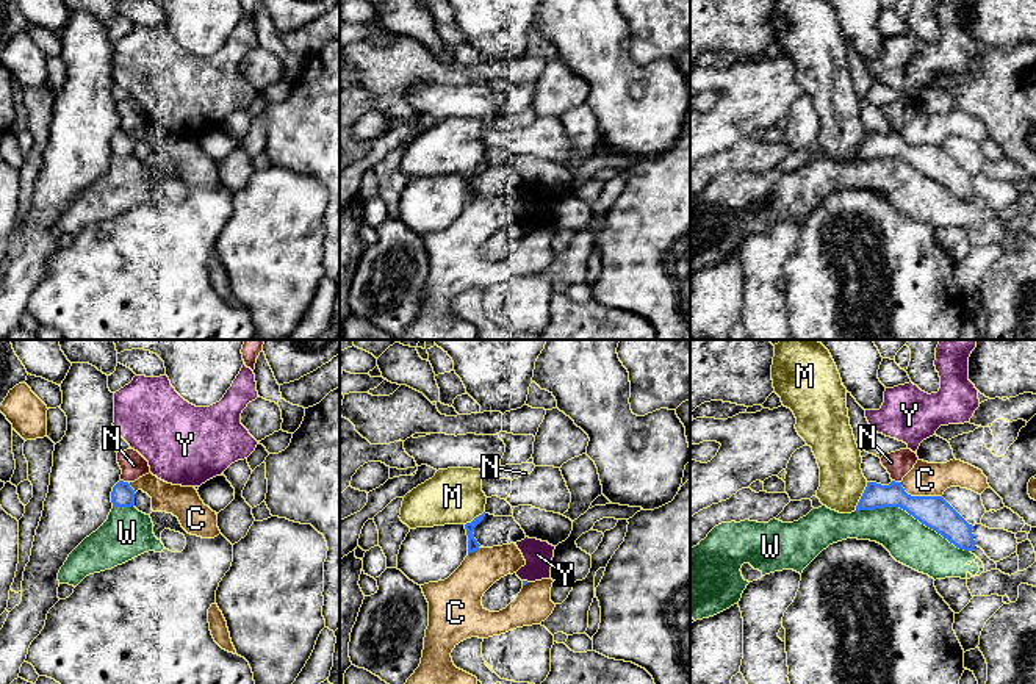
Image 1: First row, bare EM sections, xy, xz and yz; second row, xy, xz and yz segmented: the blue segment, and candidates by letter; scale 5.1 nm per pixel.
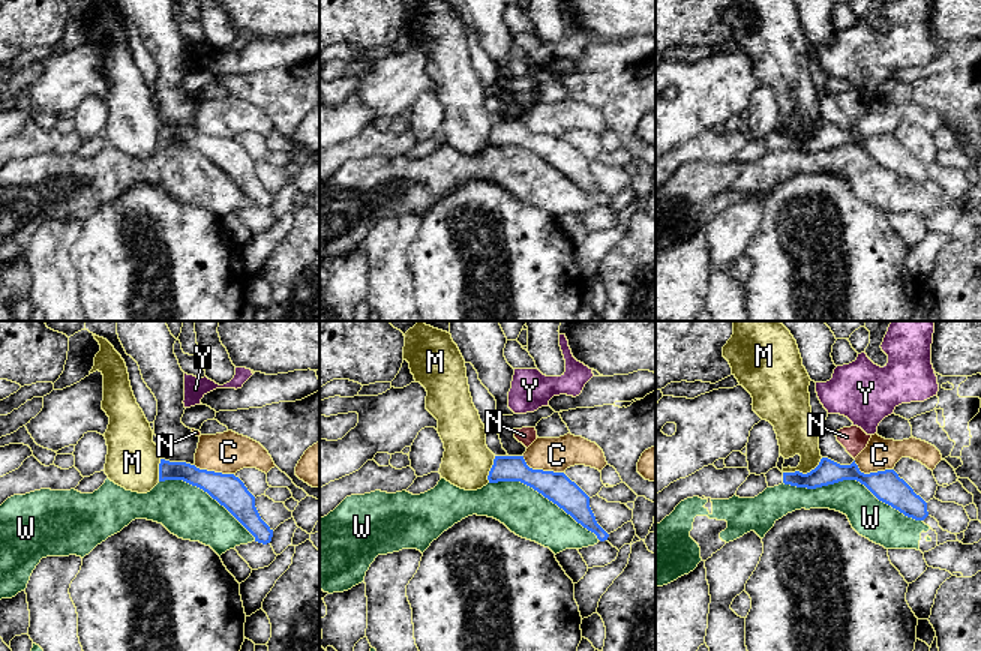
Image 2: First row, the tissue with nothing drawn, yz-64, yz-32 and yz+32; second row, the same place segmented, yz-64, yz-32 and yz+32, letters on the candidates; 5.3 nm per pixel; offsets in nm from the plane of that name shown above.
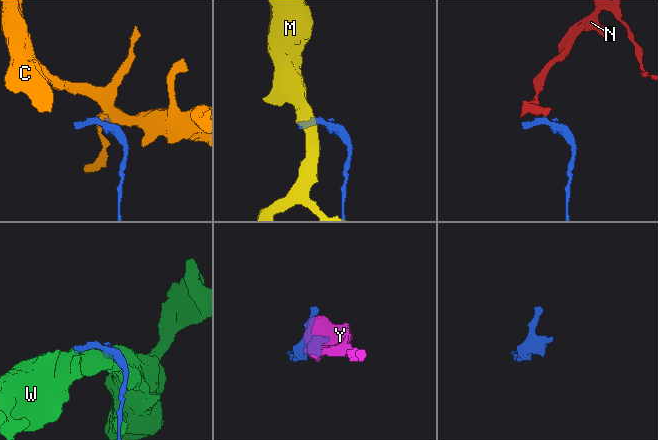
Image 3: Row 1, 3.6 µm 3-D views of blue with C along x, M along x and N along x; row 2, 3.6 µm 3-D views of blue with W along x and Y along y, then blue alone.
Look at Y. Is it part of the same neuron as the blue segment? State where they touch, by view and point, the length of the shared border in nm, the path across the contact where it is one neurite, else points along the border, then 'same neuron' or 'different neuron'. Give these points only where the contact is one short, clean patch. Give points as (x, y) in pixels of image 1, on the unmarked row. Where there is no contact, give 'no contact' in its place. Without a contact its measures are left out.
contact xz (526, 230); length 30 nm; different neuron

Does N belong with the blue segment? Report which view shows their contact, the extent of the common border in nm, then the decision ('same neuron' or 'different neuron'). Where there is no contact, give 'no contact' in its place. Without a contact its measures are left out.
meets blue in yz; contact 50 nm long; different neuron

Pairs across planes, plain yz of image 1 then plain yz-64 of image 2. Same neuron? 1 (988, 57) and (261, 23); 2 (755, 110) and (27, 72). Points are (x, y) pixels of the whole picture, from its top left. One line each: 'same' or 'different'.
1: different
2: different

